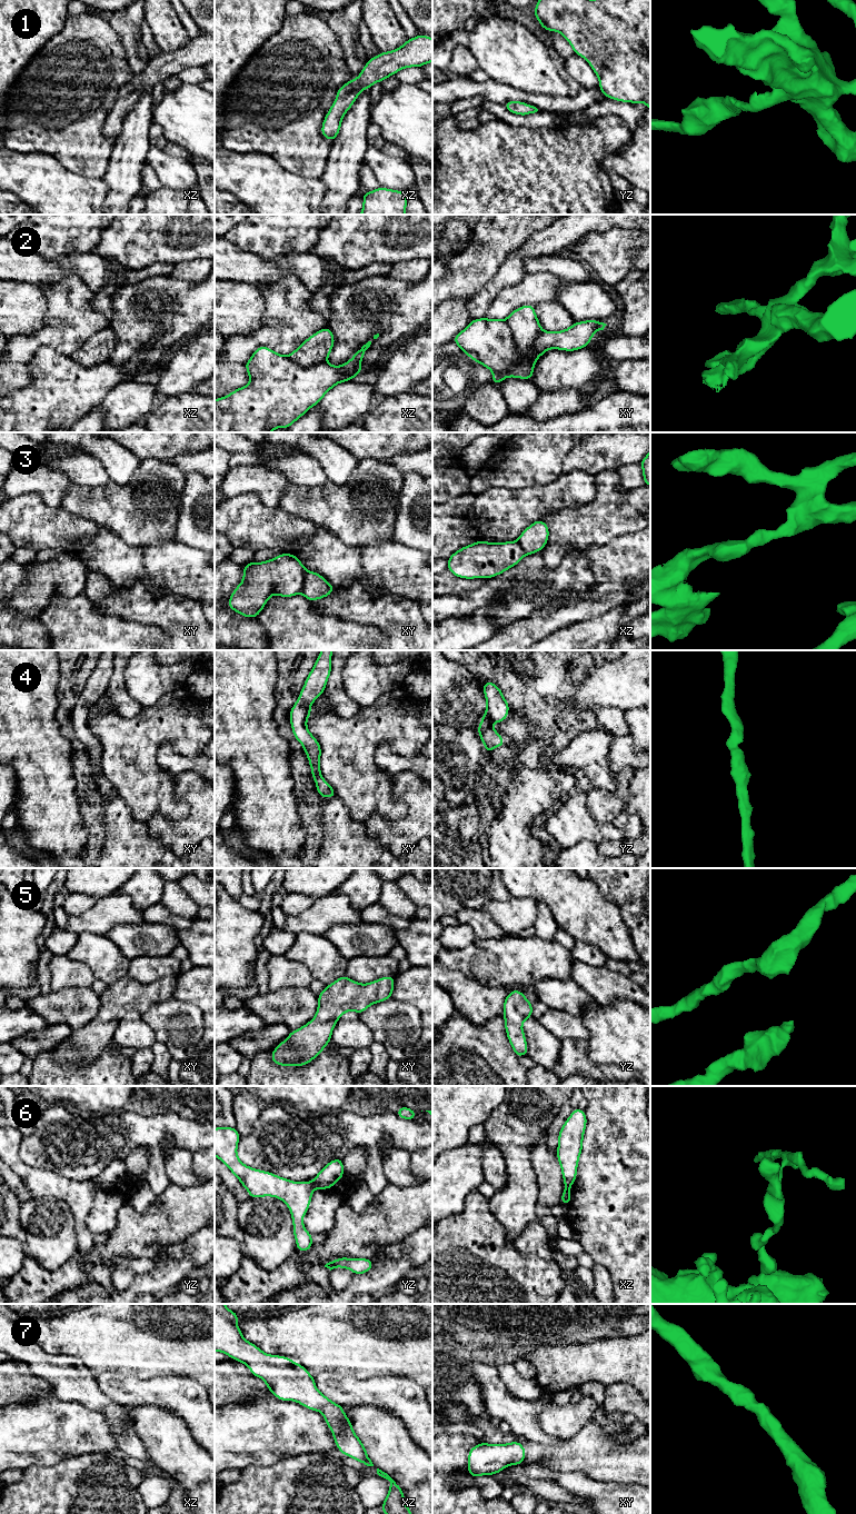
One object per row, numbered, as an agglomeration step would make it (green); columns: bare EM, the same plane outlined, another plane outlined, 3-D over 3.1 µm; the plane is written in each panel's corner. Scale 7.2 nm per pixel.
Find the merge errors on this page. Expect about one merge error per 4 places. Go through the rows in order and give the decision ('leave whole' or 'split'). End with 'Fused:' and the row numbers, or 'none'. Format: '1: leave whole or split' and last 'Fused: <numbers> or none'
1: leave whole
2: split
3: split
4: leave whole
5: leave whole
6: split
7: leave whole
Fused: 2, 3, 6

